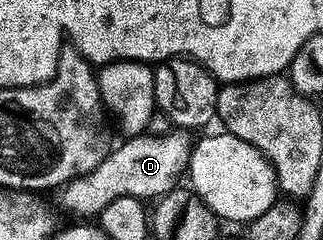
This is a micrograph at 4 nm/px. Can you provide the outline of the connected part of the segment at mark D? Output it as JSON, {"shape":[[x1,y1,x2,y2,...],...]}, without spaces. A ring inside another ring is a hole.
{"shape":[[172,129,167,135,153,135,144,133,142,135,134,135,131,138,124,138,120,147,112,146,105,158,94,167,92,171,88,171,85,175,78,175,76,179,71,180,62,188,61,194,63,199,76,211,79,215,98,216,100,211,105,209,105,205,109,205,109,201,117,201,117,197,137,197,144,201,155,199,158,195,167,195,175,187,175,178,179,174,188,170,191,153,193,150,193,139,190,139,188,132,183,129]]}

